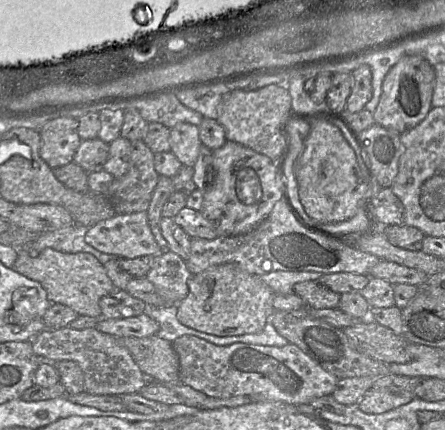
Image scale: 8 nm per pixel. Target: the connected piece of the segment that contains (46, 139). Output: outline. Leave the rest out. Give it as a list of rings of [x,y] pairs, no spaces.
[[[61,118],[47,122],[39,129],[41,157],[52,169],[73,162],[82,139],[78,134],[78,120]]]

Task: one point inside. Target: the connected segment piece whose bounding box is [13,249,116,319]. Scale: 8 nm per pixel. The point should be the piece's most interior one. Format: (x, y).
(78, 280)

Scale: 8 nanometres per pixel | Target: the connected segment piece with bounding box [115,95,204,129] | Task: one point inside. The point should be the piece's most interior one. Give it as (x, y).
(167, 110)

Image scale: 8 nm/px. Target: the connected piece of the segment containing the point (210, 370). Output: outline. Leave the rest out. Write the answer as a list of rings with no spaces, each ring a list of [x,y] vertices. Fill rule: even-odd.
[[[185,334],[176,338],[172,345],[179,360],[179,382],[210,397],[226,399],[247,396],[251,402],[281,401],[288,404],[304,405],[316,398],[332,395],[338,382],[337,377],[291,343],[281,347],[242,342],[219,346],[197,336]]]

